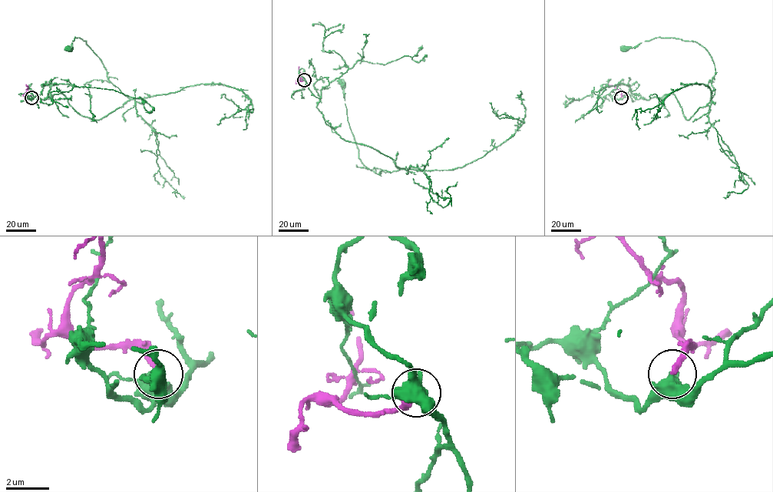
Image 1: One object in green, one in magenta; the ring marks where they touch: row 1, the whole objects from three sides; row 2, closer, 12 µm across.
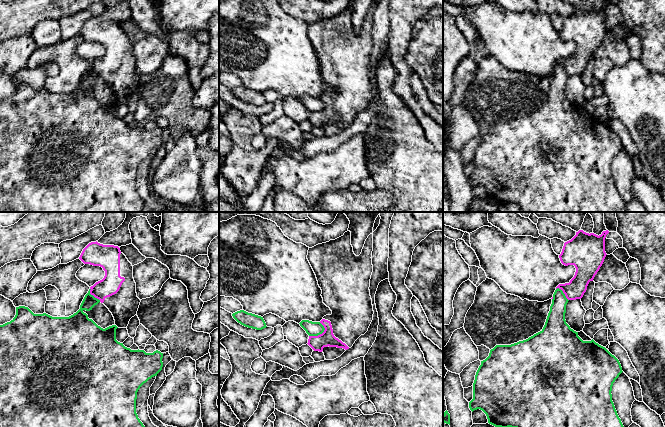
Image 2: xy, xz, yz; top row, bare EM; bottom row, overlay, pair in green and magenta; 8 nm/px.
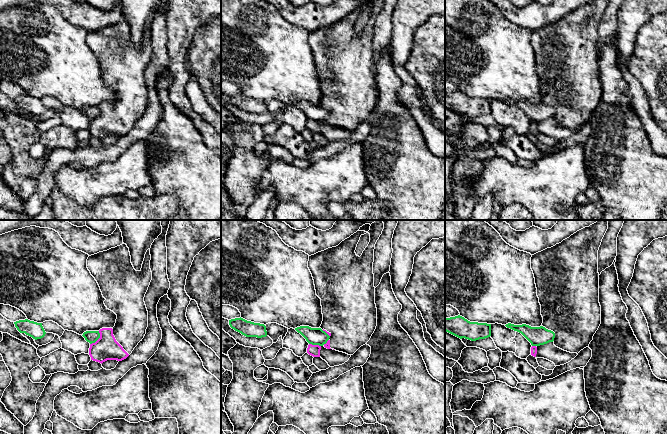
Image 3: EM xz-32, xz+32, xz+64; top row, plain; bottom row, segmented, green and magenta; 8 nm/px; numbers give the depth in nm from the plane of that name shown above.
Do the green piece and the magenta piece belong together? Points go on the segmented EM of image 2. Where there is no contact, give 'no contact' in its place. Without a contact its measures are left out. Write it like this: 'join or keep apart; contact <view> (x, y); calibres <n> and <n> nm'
keep apart; contact xz (318, 334); calibres 110 and 120 nm

